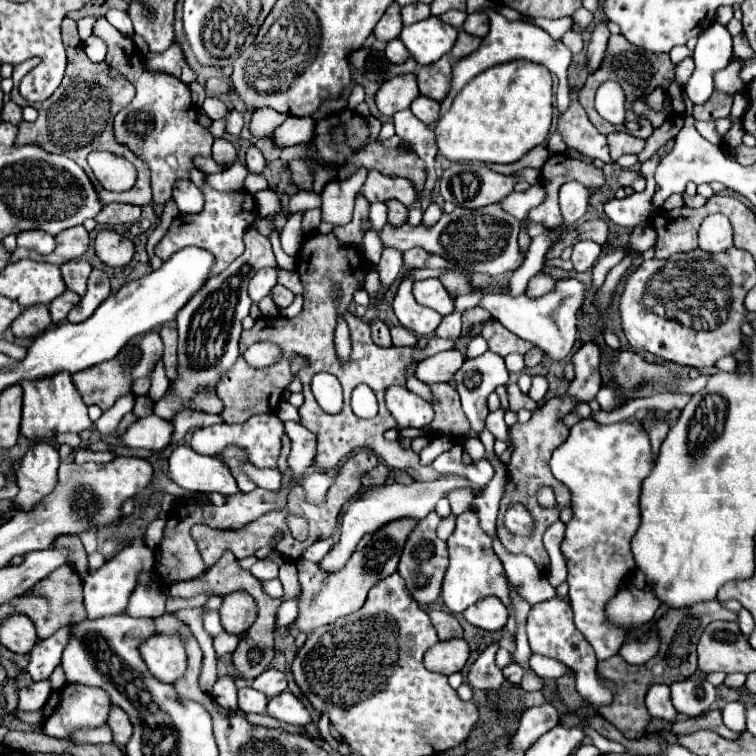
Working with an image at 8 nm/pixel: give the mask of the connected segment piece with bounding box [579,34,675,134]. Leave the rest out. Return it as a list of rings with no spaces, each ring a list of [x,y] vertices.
[[[611,34],[609,44],[607,44],[605,60],[603,60],[603,64],[601,64],[601,68],[599,68],[597,72],[589,74],[585,86],[579,90],[579,102],[581,102],[581,106],[585,108],[589,120],[593,122],[593,126],[595,126],[601,134],[609,134],[609,132],[615,132],[615,130],[627,132],[627,128],[625,128],[623,124],[619,124],[619,126],[609,124],[607,120],[603,120],[603,118],[597,114],[593,102],[595,102],[595,92],[597,92],[599,84],[605,82],[605,80],[615,80],[615,82],[619,82],[621,88],[623,88],[623,92],[625,92],[625,102],[627,102],[625,106],[627,106],[627,110],[631,110],[631,102],[633,102],[635,96],[643,94],[643,92],[649,94],[649,92],[653,92],[653,88],[657,88],[657,86],[663,86],[663,88],[665,88],[665,80],[673,80],[673,68],[675,68],[675,66],[671,64],[669,54],[653,54],[653,52],[641,50],[641,48],[633,46],[631,42],[627,42],[627,38],[625,38],[623,34]]]

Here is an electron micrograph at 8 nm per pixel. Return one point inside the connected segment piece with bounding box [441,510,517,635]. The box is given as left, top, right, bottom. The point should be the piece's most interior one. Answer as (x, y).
(474, 572)

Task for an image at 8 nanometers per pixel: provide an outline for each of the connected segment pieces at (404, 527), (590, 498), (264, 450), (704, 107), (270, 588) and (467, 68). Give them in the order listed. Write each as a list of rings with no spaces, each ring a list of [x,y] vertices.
[[[399,518],[399,520],[393,520],[385,526],[381,526],[373,534],[367,548],[353,552],[351,558],[347,560],[347,564],[337,572],[321,572],[317,564],[313,564],[309,560],[299,560],[297,568],[299,568],[301,592],[299,592],[299,616],[295,620],[295,626],[303,632],[311,632],[319,626],[331,624],[337,618],[359,610],[365,604],[369,588],[373,584],[377,584],[381,578],[387,578],[389,574],[393,574],[397,570],[401,550],[405,546],[409,534],[417,526],[417,522],[419,520],[415,520],[415,518]]]
[[[583,418],[569,430],[569,438],[555,450],[551,470],[565,482],[573,496],[575,518],[567,524],[561,550],[567,558],[569,598],[575,626],[593,646],[597,660],[619,652],[625,632],[611,626],[605,618],[605,604],[617,592],[623,578],[635,570],[629,542],[639,526],[639,492],[653,468],[651,444],[637,418],[615,424],[597,424]]]
[[[257,414],[257,416],[251,416],[243,424],[231,424],[231,426],[219,424],[219,426],[195,430],[191,448],[198,454],[214,456],[225,450],[225,446],[237,446],[237,448],[245,450],[245,454],[249,454],[249,462],[253,466],[277,468],[277,460],[279,460],[279,454],[283,448],[283,436],[285,436],[285,426],[283,426],[281,418],[277,418],[275,414]]]
[[[719,90],[713,92],[713,96],[701,104],[693,108],[693,118],[695,120],[717,120],[717,118],[727,118],[731,114],[731,104],[733,98],[729,94],[723,94]]]
[[[277,578],[275,580],[261,580],[261,586],[269,596],[283,598],[283,588],[281,588],[281,582]]]
[[[484,8],[479,12],[484,12],[491,18],[491,30],[489,34],[483,38],[481,46],[477,52],[457,60],[453,64],[453,76],[451,76],[451,86],[447,96],[441,100],[441,108],[439,108],[439,118],[443,118],[443,114],[449,110],[453,98],[461,92],[461,88],[475,78],[479,72],[495,66],[495,64],[503,64],[509,60],[529,60],[529,62],[537,62],[543,64],[551,74],[555,74],[559,86],[557,86],[557,108],[563,112],[569,106],[569,92],[567,92],[567,66],[571,64],[571,52],[567,50],[567,46],[563,44],[563,40],[555,40],[553,36],[549,36],[545,30],[541,30],[539,26],[533,24],[523,24],[523,22],[509,22],[505,20],[501,14],[490,8]]]

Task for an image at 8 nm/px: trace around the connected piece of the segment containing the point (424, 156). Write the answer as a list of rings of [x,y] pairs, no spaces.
[[[411,110],[397,112],[393,116],[393,124],[395,124],[397,136],[401,140],[413,142],[417,156],[425,162],[427,167],[427,180],[425,180],[425,188],[421,192],[423,212],[425,212],[425,208],[431,204],[431,192],[433,192],[433,186],[437,182],[437,174],[435,174],[435,156],[437,156],[435,134]]]

